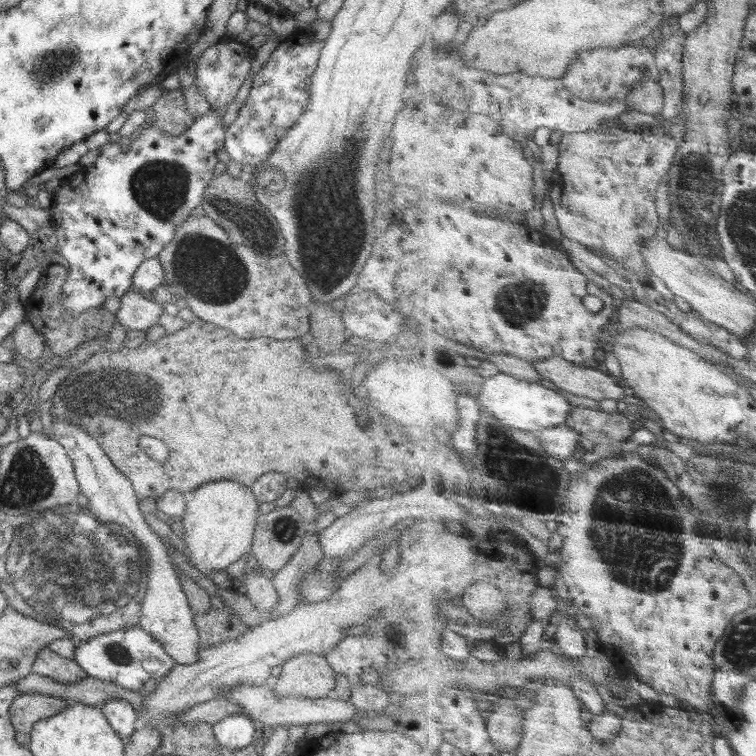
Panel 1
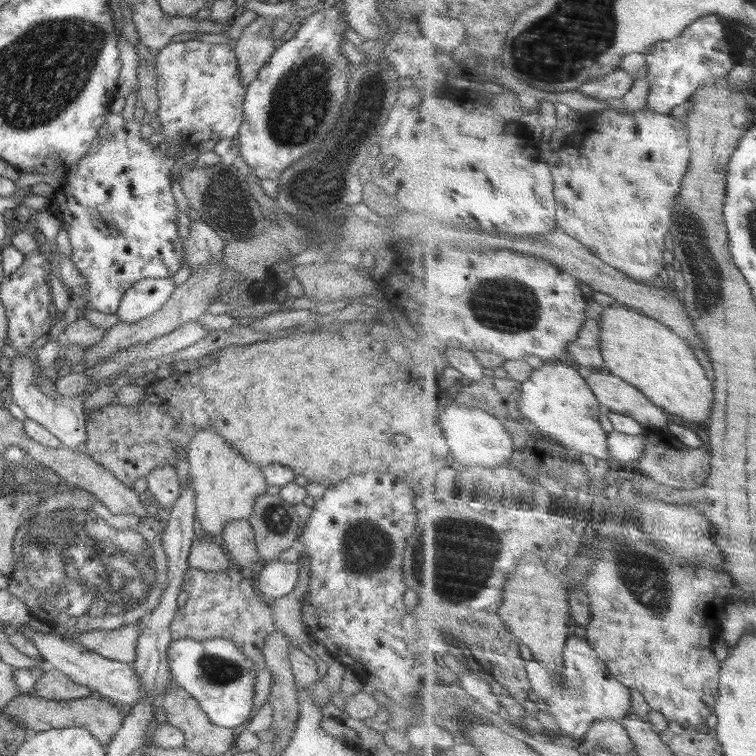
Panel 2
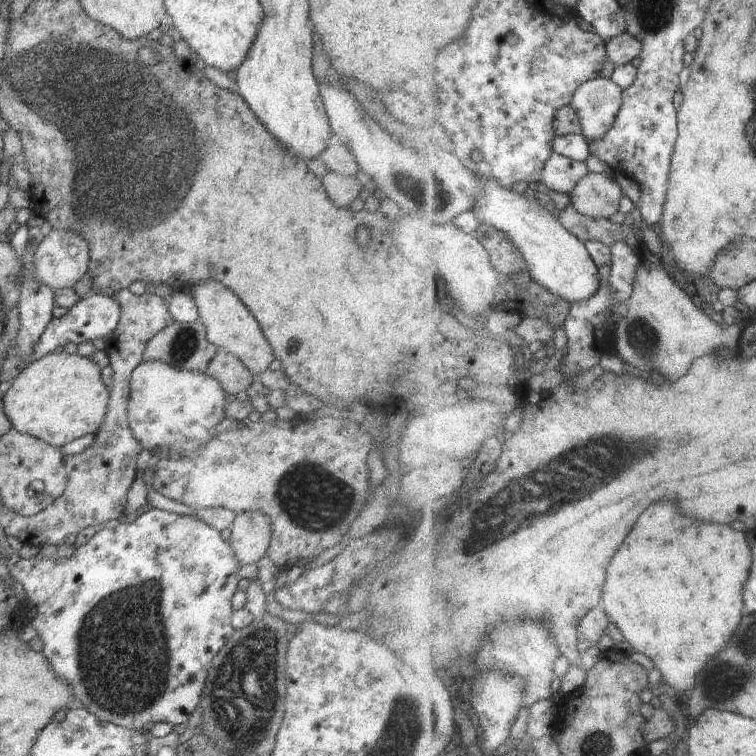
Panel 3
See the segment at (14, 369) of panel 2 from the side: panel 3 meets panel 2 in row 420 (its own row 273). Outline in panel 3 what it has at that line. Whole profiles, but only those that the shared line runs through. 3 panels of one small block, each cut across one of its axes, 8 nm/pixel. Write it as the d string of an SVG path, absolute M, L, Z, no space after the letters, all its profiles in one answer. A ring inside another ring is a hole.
M52 229L48 235L39 237L34 255L35 277L53 289L73 288L87 273L90 265L88 243L72 229Z

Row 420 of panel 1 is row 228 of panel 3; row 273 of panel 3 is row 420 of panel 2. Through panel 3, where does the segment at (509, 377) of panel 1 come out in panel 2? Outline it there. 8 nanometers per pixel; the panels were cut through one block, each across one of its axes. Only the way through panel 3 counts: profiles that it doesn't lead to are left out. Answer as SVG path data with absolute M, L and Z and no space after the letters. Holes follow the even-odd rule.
M548 362L537 368L530 379L524 381L520 408L537 424L541 430L550 434L555 440L578 453L588 453L597 458L608 459L608 432L602 424L601 414L604 410L602 402L594 390L590 388L586 378L587 372L575 363Z

